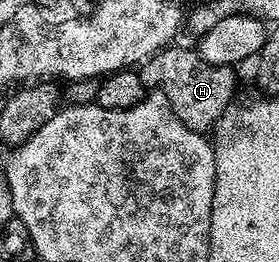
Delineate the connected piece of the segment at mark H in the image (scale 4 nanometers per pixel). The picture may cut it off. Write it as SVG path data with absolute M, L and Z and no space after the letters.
M168 45L162 51L151 56L146 63L142 64L141 74L143 76L144 88L151 91L165 93L165 101L173 109L173 113L182 123L189 125L194 131L210 132L215 123L225 113L225 109L231 106L235 95L235 67L222 67L221 65L209 65L199 56L198 50L186 51L180 45Z

